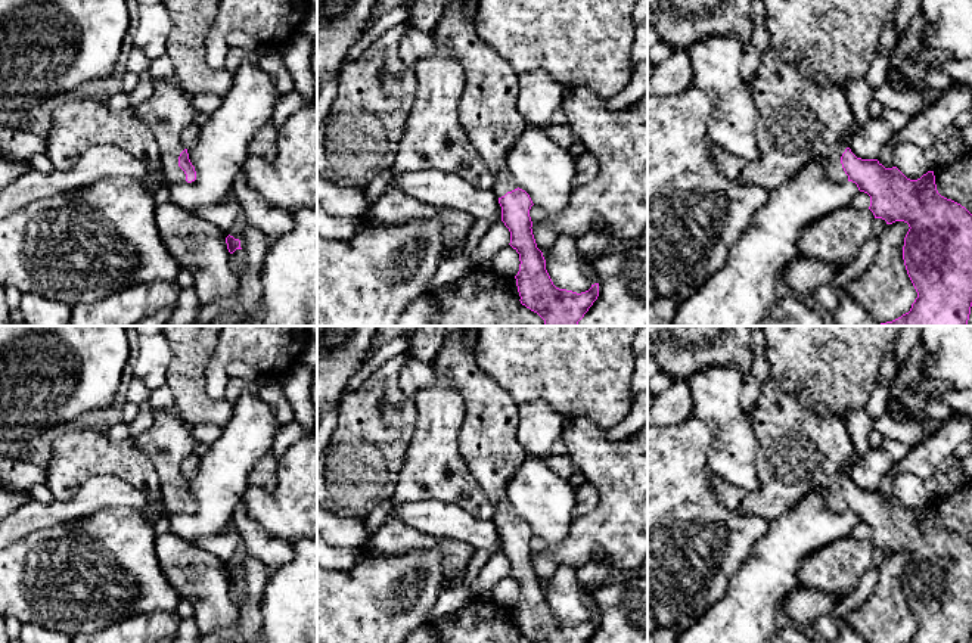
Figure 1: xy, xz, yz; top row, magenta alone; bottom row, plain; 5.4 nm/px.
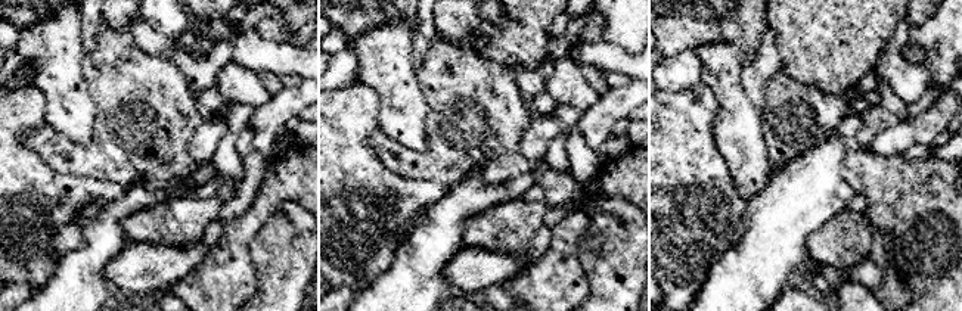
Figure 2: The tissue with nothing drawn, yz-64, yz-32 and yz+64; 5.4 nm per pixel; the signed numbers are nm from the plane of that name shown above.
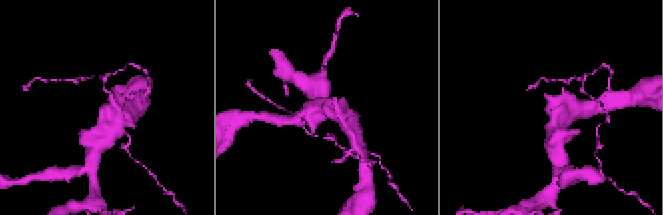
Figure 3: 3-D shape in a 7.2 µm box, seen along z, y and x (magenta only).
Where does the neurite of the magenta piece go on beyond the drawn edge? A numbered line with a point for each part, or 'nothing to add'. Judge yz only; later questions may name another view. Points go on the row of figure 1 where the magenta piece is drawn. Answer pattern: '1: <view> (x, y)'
1: yz (800, 121)

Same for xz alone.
1: xz (487, 109)

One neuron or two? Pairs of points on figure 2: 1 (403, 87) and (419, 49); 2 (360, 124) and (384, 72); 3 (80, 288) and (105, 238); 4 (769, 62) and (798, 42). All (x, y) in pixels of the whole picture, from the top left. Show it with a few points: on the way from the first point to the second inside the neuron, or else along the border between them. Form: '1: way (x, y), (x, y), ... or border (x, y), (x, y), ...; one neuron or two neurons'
1: border (412, 30), (412, 59), (415, 68); two neurons
2: border (359, 81), (369, 86), (379, 99), (378, 124); two neurons
3: way (80, 276), (81, 270), (99, 249); one neuron
4: border (769, 25), (784, 64); two neurons

